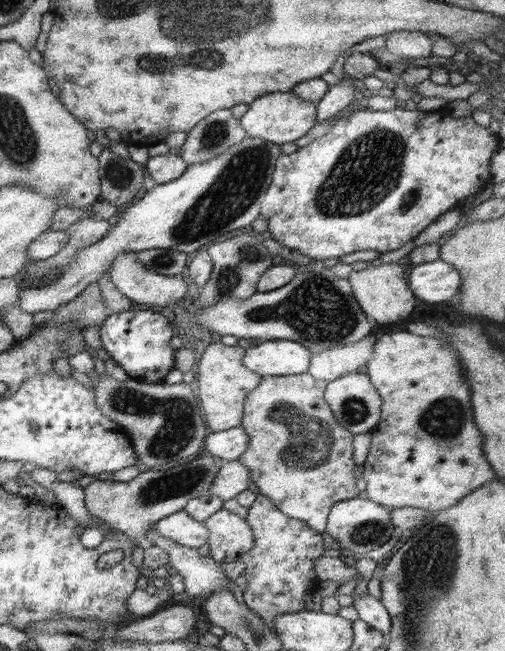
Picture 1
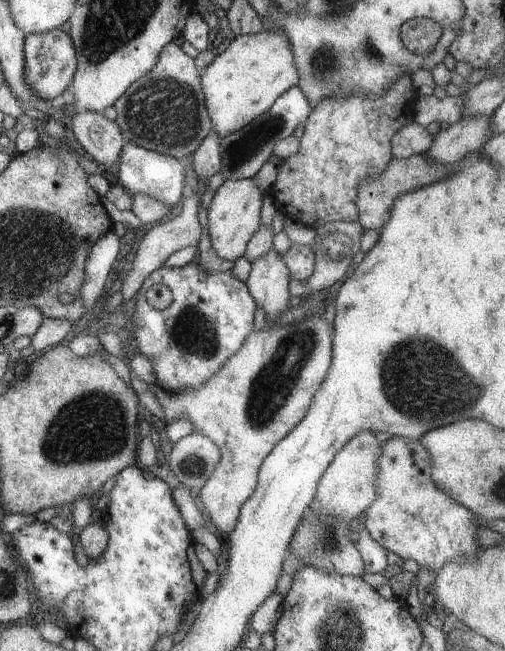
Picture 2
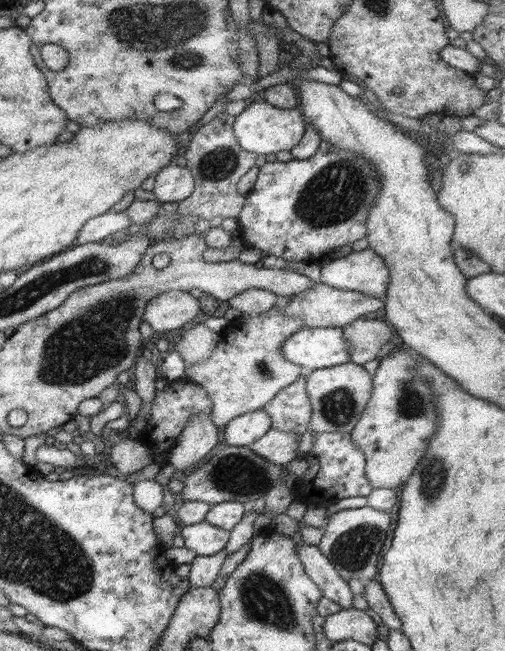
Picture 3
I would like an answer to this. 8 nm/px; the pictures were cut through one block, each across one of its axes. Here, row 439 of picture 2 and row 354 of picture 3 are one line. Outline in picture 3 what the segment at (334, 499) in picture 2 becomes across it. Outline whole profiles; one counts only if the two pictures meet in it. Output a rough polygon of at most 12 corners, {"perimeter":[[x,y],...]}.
{"perimeter":[[361,318],[342,328],[350,361],[379,359],[393,343],[383,321]]}

